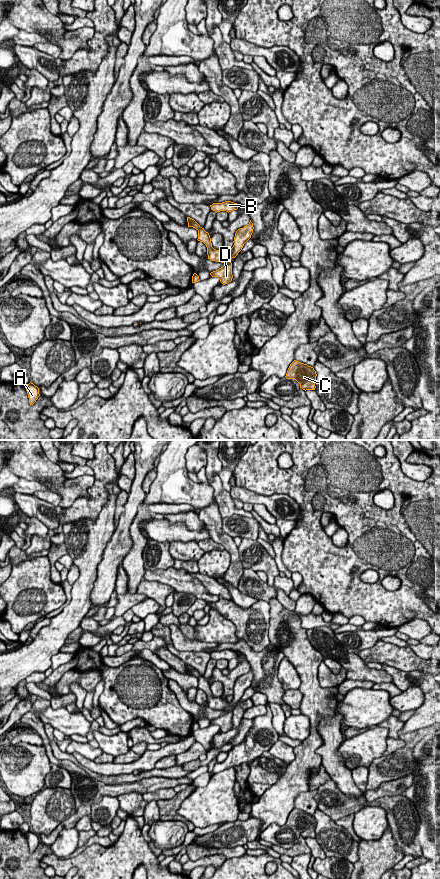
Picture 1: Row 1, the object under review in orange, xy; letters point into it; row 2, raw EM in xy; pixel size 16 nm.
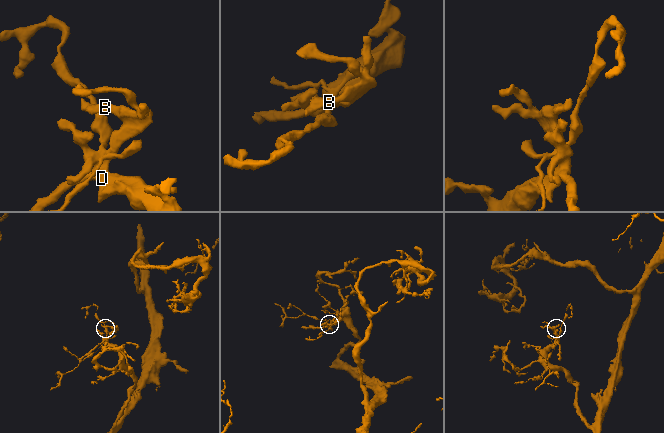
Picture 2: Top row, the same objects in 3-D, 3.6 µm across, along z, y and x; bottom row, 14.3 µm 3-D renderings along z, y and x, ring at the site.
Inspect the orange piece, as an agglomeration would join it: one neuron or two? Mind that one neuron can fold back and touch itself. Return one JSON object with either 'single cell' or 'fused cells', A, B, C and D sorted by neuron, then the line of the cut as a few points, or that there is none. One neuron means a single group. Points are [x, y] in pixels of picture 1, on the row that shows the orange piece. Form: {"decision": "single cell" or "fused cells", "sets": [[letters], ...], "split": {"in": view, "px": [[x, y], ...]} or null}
{"decision": "fused cells", "sets": [["A"], ["B", "C", "D"]], "split": {"in": "xy", "px": [[234, 248], [230, 253], [225, 252]]}}

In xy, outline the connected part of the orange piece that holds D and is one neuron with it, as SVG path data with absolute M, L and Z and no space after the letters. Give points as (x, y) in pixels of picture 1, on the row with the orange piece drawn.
M187 217L188 227L193 227L198 231L198 241L203 242L207 247L208 259L211 261L221 262L225 265L216 271L210 273L212 277L218 277L220 282L225 285L232 281L232 263L230 260L235 258L242 250L244 244L251 238L253 233L253 223L250 222L236 231L234 237L233 252L228 254L221 249L216 250L212 247L211 238L208 232L204 230L194 219Z

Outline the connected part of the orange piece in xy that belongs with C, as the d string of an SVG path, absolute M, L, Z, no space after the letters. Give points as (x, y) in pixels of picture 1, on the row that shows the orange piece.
M294 360L286 373L287 379L295 379L303 390L315 390L316 371L307 364Z

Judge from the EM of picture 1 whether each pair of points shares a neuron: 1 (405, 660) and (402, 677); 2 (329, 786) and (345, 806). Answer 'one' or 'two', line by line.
1: two
2: one

